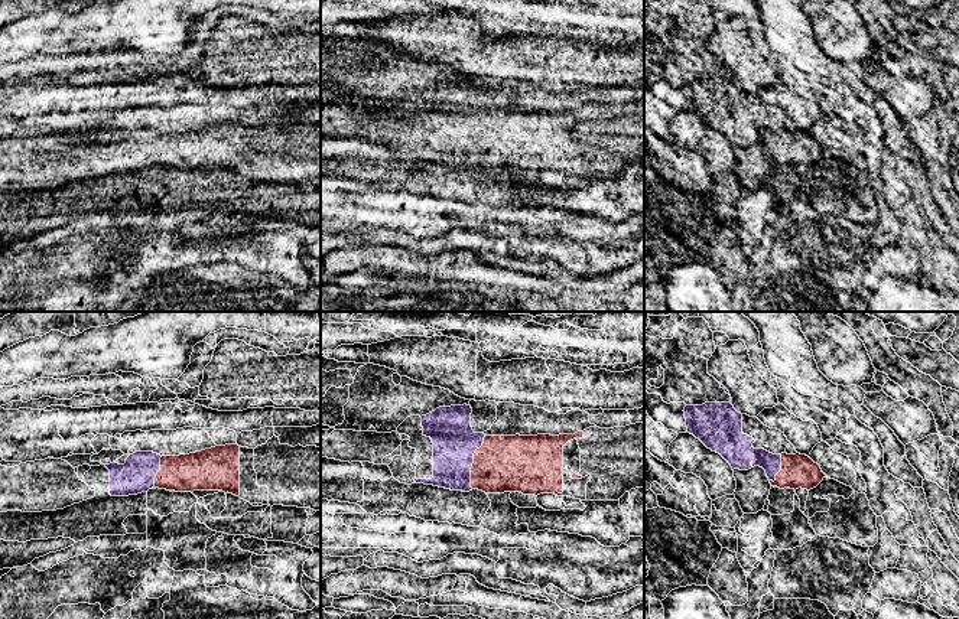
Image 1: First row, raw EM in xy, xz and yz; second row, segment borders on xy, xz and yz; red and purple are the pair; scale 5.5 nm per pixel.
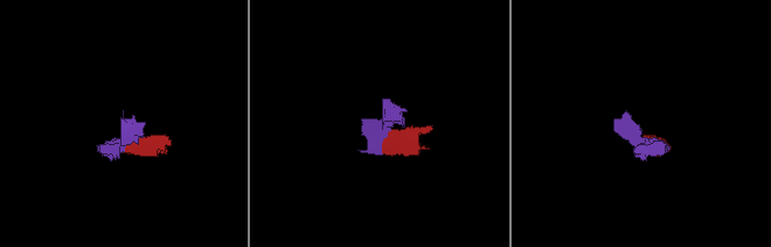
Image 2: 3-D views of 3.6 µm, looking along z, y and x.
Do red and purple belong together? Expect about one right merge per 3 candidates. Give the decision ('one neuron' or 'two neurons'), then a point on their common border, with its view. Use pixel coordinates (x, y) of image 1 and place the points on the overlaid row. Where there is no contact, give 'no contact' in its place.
one neuron | xz (474, 462)

